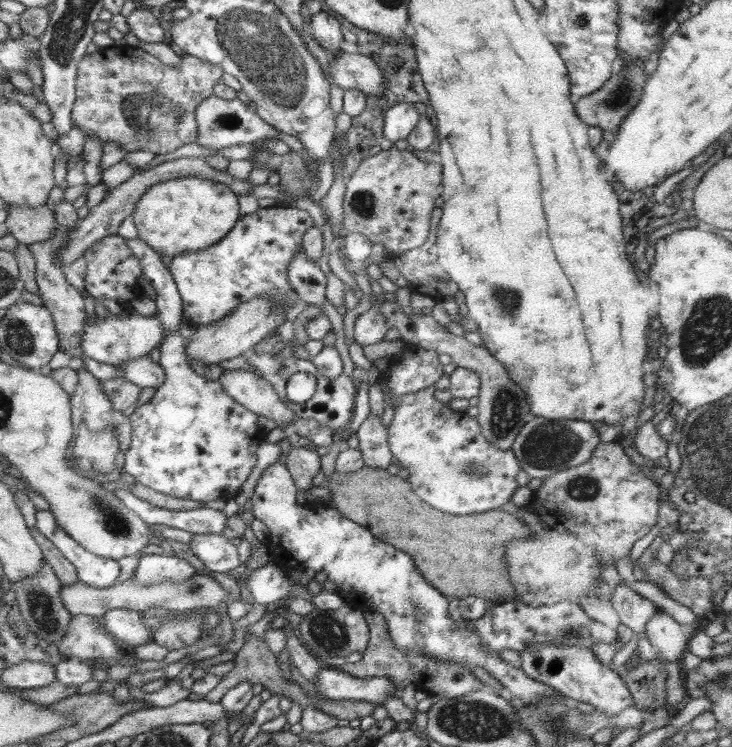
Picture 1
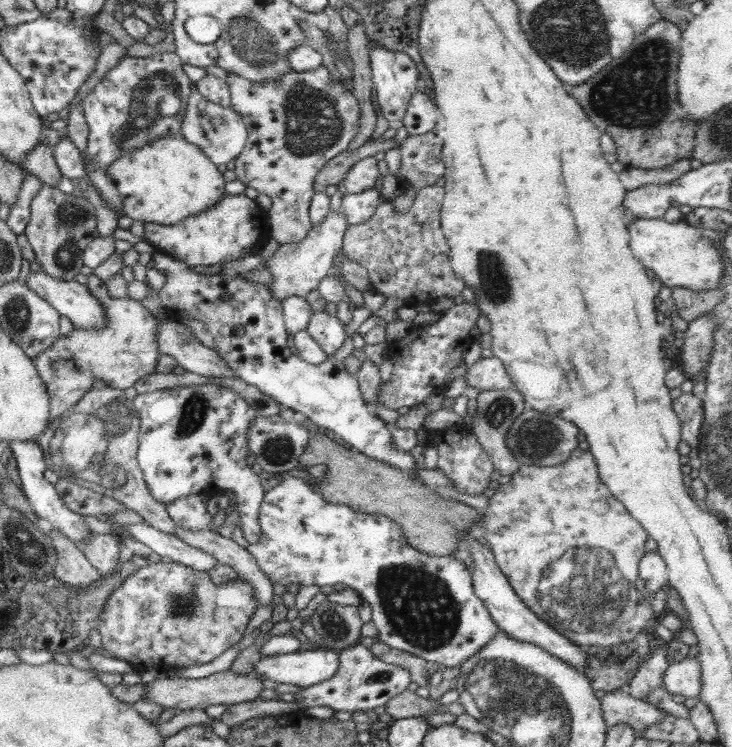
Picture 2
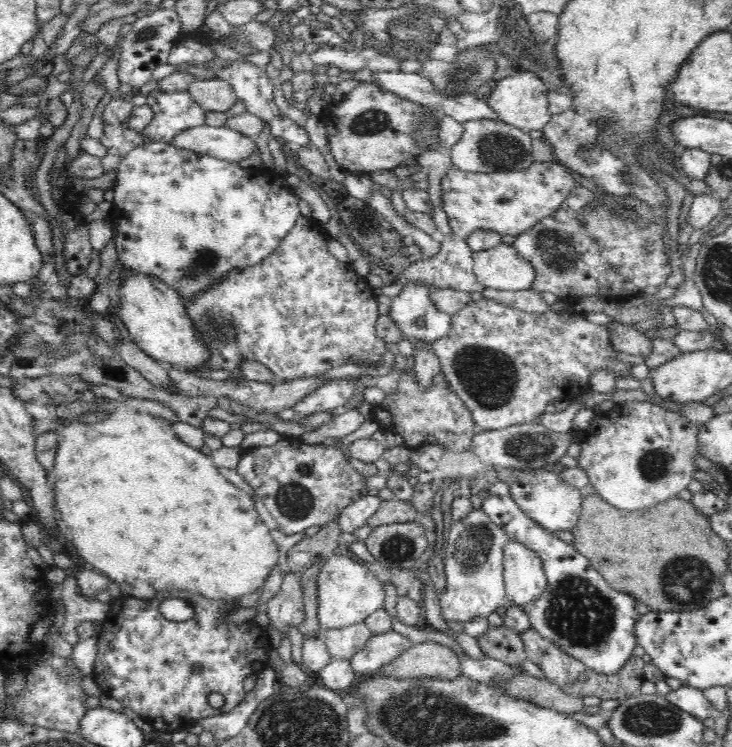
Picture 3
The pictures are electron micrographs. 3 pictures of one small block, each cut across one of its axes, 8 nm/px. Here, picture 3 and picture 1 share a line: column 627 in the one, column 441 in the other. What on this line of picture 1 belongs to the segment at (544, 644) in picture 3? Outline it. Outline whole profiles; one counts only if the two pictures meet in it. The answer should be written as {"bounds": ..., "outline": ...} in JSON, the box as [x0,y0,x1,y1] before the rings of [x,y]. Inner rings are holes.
{"bounds":[338,610,485,698],"outline":[[[363,610],[363,617],[369,626],[368,646],[364,649],[362,660],[356,664],[345,663],[338,669],[357,678],[385,677],[399,690],[414,684],[417,690],[427,693],[432,698],[458,698],[473,691],[485,690],[485,685],[476,678],[468,668],[458,664],[445,664],[441,661],[420,656],[420,654],[404,654],[400,652],[388,636],[387,623],[382,615]]]}

